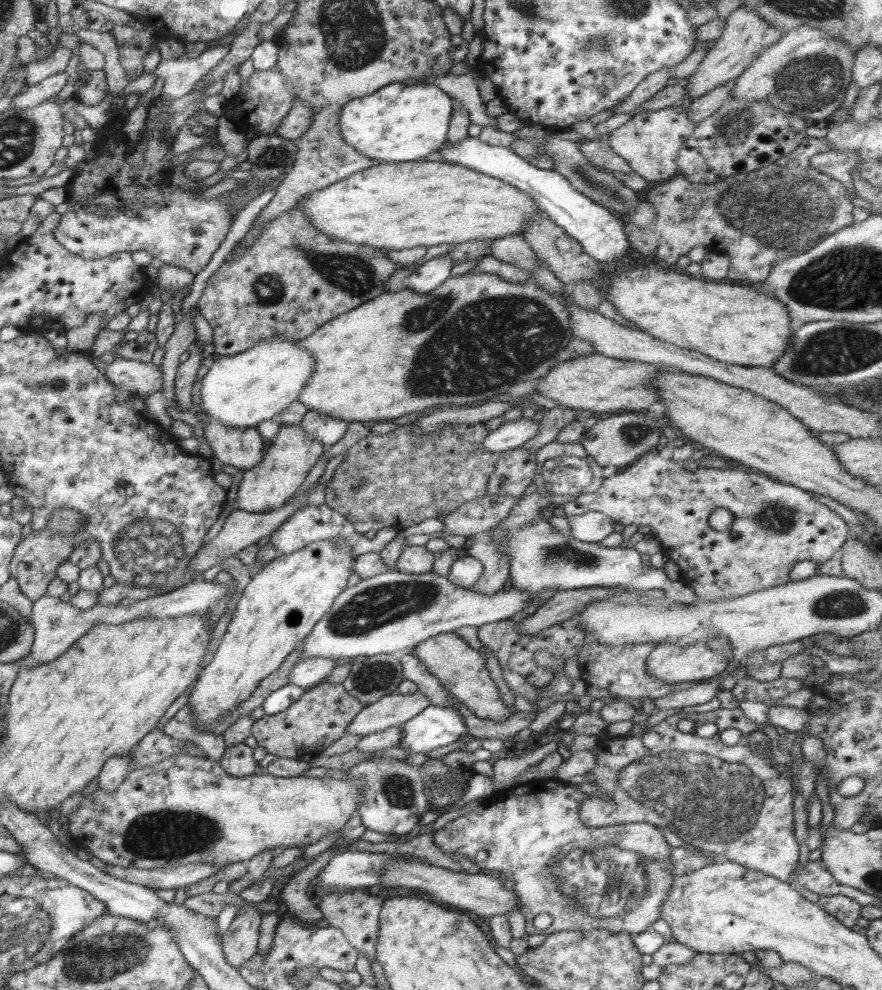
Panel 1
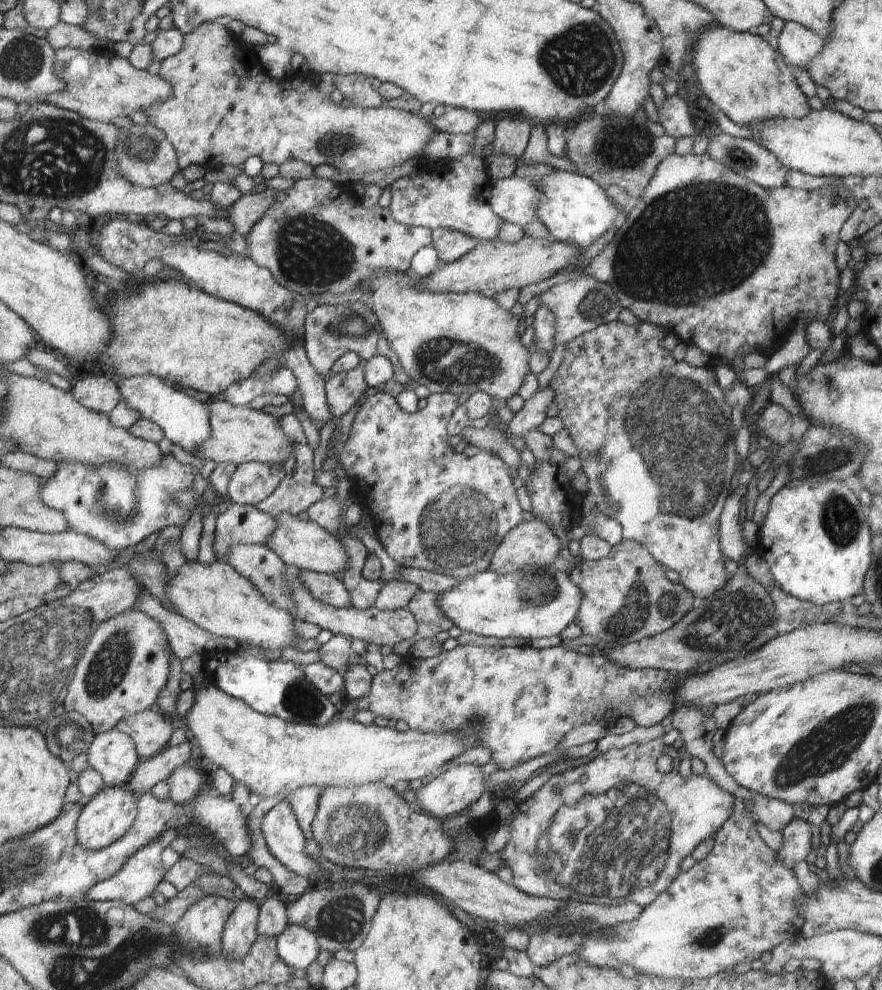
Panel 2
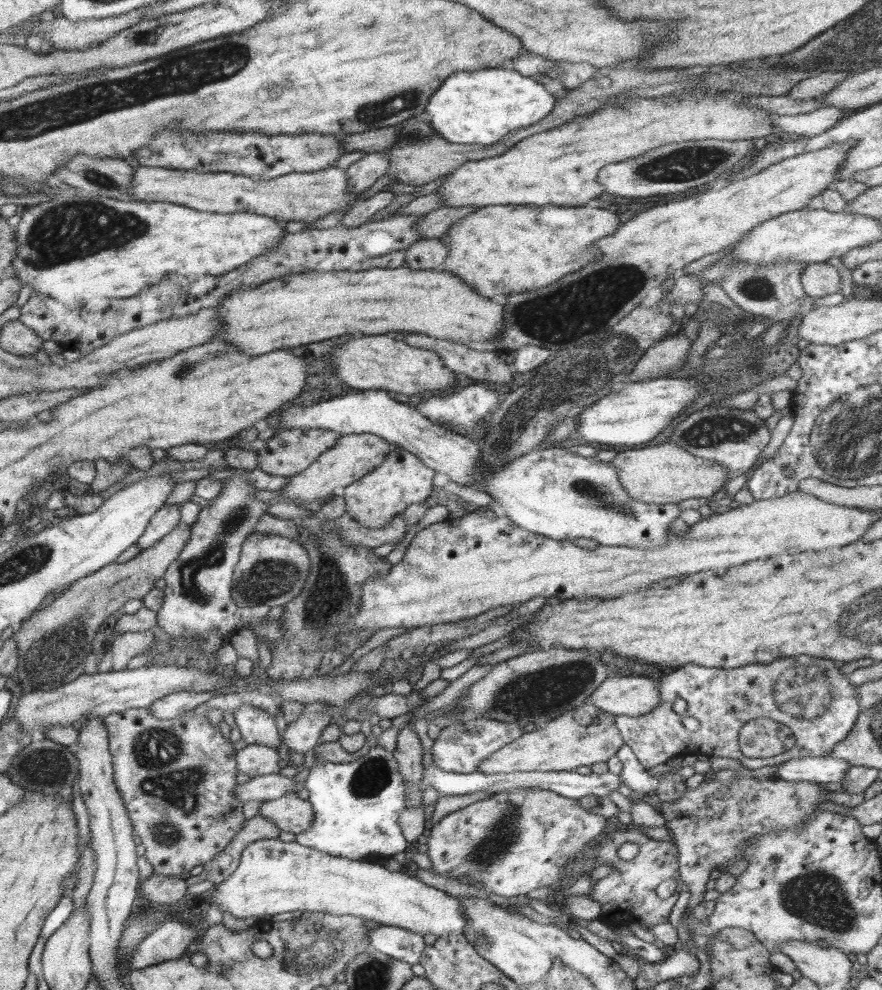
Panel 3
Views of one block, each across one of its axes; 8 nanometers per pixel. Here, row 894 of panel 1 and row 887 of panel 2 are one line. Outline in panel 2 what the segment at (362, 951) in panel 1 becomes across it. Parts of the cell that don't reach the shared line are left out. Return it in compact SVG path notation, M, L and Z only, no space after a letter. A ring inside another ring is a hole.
M353 883L338 888L326 884L293 899L294 904L286 906L286 914L289 923L308 927L317 934L320 948L334 954L342 949L356 950L364 942L380 899L379 892L368 885Z

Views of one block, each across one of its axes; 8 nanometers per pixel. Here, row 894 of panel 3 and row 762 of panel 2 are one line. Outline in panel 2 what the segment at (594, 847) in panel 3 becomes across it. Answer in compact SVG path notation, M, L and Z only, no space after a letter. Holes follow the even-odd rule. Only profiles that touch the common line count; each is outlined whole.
M662 738L656 739L644 744L631 744L624 748L614 748L612 750L605 746L603 753L599 754L594 760L585 765L579 765L564 771L556 773L532 796L522 801L516 816L514 816L510 830L511 838L504 850L498 853L503 860L503 866L508 866L512 870L513 885L523 893L533 897L548 897L559 901L580 901L581 903L594 903L595 905L618 905L622 902L633 902L640 904L642 908L652 904L654 899L668 890L670 883L681 873L681 860L690 856L692 851L703 840L710 839L714 833L720 830L720 827L728 820L733 813L733 796L719 787L706 773L690 777L690 782L678 772L680 760L684 755L683 750L675 749L662 742ZM668 754L672 758L672 768L668 773L658 771L656 762L660 756ZM585 774L588 778L585 783L578 781L577 775Z

